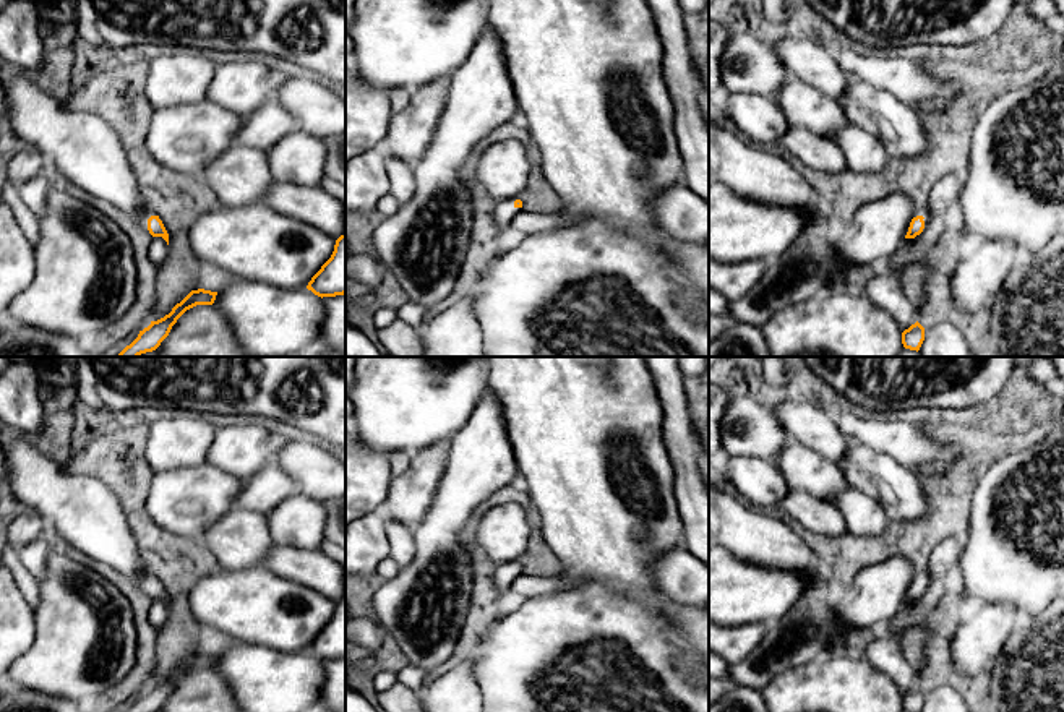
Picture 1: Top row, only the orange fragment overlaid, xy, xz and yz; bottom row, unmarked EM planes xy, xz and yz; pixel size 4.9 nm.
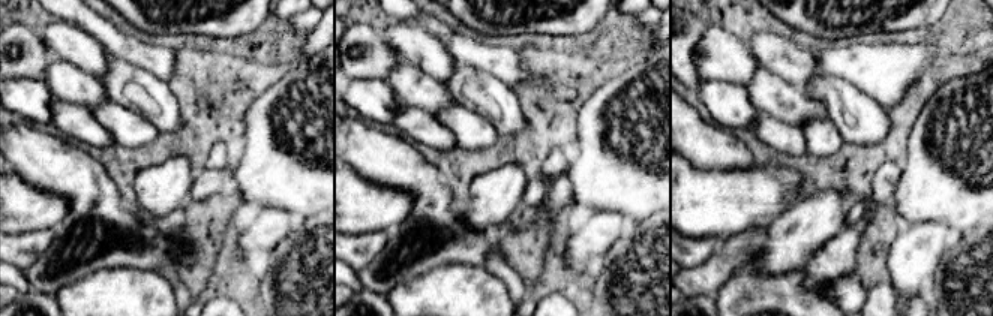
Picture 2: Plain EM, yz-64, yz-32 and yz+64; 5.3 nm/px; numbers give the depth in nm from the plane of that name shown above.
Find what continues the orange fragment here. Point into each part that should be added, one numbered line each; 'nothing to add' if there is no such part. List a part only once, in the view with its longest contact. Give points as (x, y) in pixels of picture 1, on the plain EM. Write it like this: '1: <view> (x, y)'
1: xy (146, 576)

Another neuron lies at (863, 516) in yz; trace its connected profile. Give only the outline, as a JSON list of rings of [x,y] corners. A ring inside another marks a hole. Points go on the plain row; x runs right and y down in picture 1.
[[[852,487],[830,496],[827,501],[843,516],[852,535],[877,535],[889,522],[882,506],[873,496]]]

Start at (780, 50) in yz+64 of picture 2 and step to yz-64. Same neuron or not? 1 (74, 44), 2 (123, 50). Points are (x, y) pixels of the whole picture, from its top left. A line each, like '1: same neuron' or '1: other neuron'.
1: same neuron
2: other neuron

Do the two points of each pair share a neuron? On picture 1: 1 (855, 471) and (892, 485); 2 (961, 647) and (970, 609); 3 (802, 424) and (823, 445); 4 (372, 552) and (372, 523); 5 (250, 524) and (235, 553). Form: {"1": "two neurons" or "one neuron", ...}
{"1": "one neuron", "2": "one neuron", "3": "one neuron", "4": "one neuron", "5": "one neuron"}

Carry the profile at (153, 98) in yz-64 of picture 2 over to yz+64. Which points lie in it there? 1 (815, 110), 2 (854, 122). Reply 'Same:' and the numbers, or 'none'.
Same: 2

